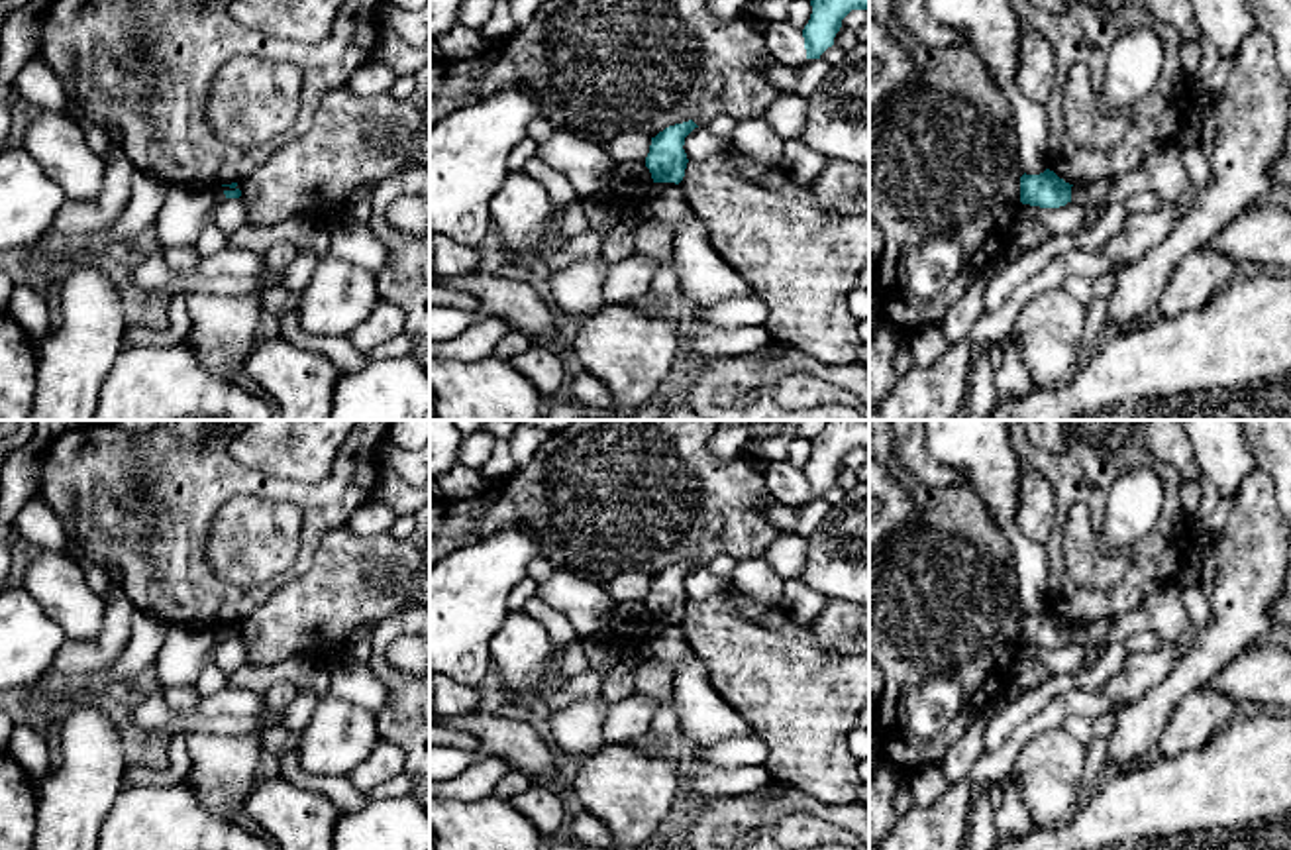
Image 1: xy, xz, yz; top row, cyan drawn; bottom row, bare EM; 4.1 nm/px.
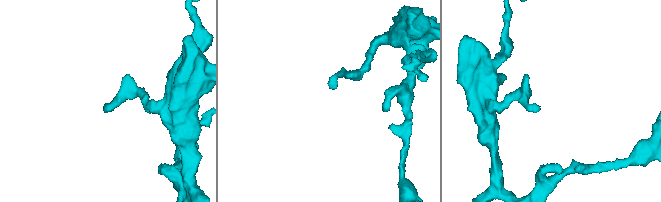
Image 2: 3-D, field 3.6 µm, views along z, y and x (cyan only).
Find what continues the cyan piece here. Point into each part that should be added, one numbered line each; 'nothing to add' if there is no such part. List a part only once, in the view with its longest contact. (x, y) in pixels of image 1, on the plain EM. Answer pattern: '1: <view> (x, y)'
nothing to add

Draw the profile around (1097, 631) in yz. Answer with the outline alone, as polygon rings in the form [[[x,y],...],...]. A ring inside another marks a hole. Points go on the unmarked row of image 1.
[[[1099,618],[1093,622],[1083,622],[1083,624],[1071,626],[1071,640],[1073,642],[1105,644],[1109,634],[1110,634],[1110,620],[1109,618]]]

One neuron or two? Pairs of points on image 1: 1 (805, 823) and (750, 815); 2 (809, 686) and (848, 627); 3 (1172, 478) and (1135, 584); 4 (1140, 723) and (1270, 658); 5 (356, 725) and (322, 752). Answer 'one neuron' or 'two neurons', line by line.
1: two neurons
2: two neurons
3: one neuron
4: two neurons
5: one neuron

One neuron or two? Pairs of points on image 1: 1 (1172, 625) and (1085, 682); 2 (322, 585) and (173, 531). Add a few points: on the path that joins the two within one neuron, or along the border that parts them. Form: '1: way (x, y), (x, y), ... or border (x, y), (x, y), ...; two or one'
1: way (1146, 621), (1136, 621), (1115, 642), (1111, 660); one
2: border (324, 536), (312, 562), (261, 603); two

